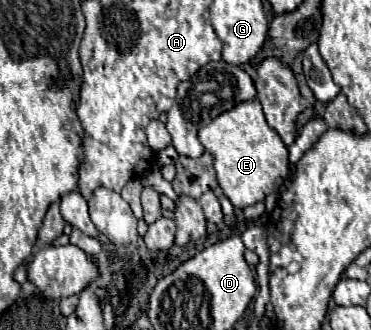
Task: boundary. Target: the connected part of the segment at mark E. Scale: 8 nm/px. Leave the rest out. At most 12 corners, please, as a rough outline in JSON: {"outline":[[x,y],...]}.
{"outline":[[259,101],[199,131],[229,201],[265,201],[289,177]]}

